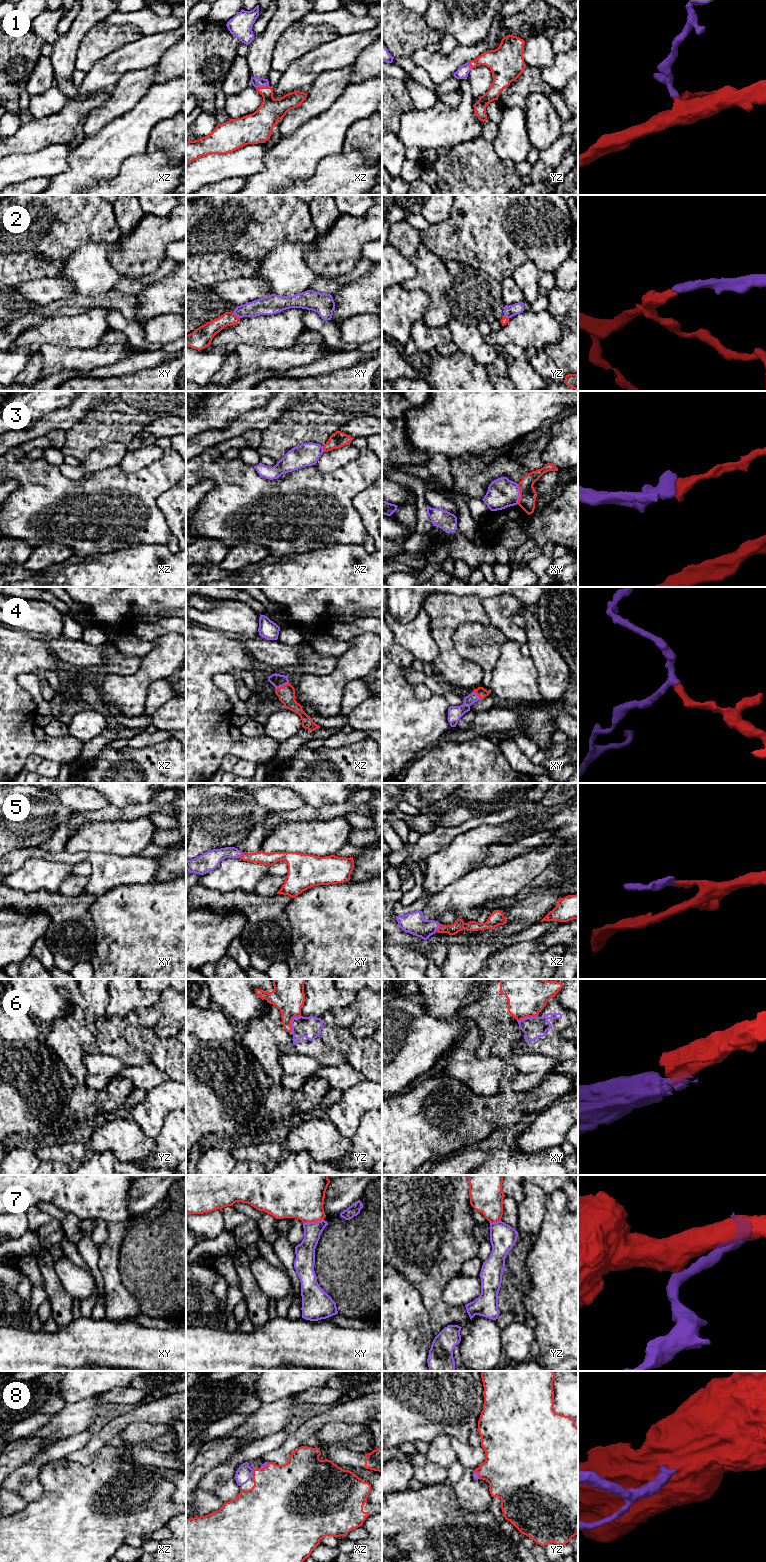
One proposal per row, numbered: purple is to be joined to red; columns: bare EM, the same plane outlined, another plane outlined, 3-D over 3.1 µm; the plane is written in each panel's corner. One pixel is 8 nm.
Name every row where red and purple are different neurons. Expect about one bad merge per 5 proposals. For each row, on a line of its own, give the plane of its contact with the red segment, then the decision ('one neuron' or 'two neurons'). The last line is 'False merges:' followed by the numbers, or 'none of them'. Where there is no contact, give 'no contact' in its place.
1: xz | one neuron
2: xy | one neuron
3: xy | two neurons
4: xz | one neuron
5: xz | two neurons
6: yz | two neurons
7: xy | two neurons
8: xz | one neuron
False merges: 3, 5, 6, 7

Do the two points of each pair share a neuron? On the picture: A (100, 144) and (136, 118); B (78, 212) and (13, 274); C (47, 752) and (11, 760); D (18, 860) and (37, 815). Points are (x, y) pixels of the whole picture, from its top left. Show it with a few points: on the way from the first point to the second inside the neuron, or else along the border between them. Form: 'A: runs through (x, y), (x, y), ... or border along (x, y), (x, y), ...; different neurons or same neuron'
A: runs through (109, 144), (127, 127); same neuron
B: runs through (60, 224), (25, 256); same neuron
C: runs through (37, 749), (18, 750); same neuron
D: border along (38, 846), (17, 848), (10, 852); different neurons

